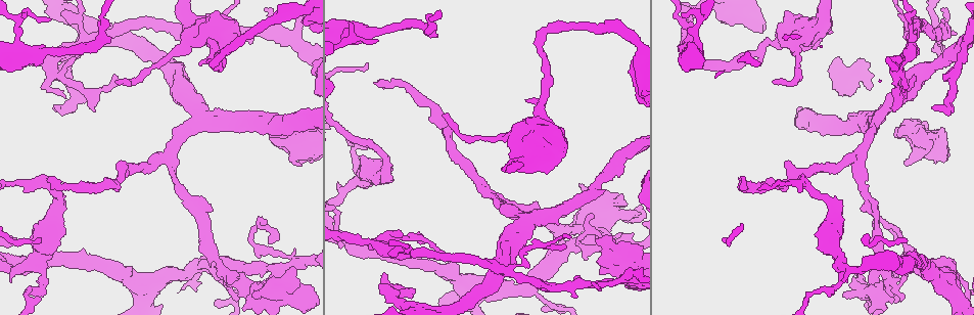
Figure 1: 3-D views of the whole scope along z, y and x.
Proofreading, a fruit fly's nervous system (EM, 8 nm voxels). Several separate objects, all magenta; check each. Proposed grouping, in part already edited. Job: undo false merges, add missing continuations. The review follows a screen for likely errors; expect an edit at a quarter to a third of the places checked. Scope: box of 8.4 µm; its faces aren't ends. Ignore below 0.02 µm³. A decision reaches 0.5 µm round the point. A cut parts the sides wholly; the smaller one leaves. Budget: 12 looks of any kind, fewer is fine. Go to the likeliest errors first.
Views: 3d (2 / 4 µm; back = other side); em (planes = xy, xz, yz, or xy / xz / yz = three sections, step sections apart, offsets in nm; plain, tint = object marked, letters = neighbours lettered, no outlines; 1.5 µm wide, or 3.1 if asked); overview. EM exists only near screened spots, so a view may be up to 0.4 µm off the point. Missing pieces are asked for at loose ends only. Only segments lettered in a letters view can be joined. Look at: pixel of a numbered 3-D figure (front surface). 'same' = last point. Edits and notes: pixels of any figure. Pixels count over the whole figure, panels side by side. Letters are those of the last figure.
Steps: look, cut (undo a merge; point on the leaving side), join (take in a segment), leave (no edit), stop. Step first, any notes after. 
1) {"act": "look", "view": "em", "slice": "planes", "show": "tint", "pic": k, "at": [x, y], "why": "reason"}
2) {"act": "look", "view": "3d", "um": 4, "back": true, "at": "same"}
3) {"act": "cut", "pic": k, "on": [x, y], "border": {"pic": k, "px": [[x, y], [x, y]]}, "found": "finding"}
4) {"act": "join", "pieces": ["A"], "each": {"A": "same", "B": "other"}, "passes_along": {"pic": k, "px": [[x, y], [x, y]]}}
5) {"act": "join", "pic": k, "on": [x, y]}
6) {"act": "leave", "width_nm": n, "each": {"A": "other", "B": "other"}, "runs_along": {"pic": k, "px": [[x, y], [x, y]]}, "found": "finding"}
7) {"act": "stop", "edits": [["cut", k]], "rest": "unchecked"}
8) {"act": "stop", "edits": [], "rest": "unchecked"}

{"act": "look", "view": "em", "slice": "planes", "show": "plain", "pic": 1, "at": [443, 115], "why": "long arm stops here"}

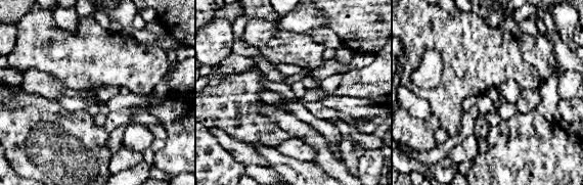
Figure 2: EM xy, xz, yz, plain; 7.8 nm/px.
{"act": "look", "view": "em", "slice": "planes", "show": "tint", "at": "same"}

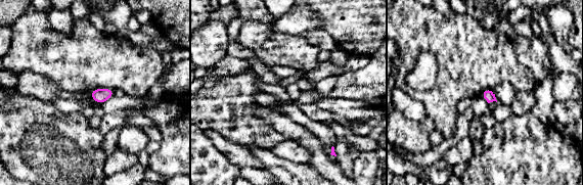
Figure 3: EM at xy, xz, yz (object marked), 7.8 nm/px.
{"act": "look", "view": "em", "slice": "planes", "show": "letters", "at": "same", "why": "what lies round it"}

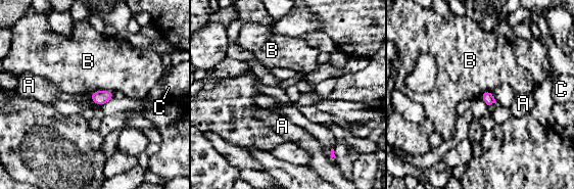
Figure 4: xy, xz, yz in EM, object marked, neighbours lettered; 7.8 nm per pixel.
{"act": "leave", "each": {"A": "other", "B": "other", "C": "other"}, "border": {"pic": 4, "px": [[113, 91], [93, 91], [89, 94]]}, "found": "no lettered segment goes on from it"}

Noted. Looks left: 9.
{"act": "look", "view": "3d", "um": 2, "pic": 1, "at": [27, 291], "why": "abrupt turn"}

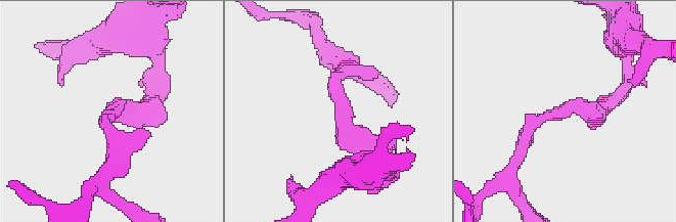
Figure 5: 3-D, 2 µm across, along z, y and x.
{"act": "look", "view": "em", "slice": "yz", "step": 8, "show": "tint", "pic": 5, "at": [545, 115], "why": "need the tissue"}

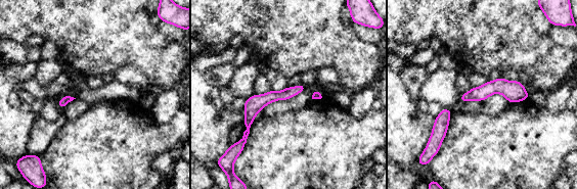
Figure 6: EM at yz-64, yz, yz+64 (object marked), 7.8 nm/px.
{"act": "look", "view": "em", "slice": "planes", "show": "letters", "at": "same"}

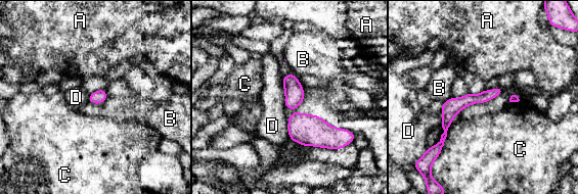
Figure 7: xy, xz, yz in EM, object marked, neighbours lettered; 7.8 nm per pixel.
{"act": "leave", "each": {"A": "other", "B": "other", "C": "other", "D": "other"}, "runs_along": {"pic": 7, "px": [[499, 90], [462, 101], [435, 150]]}, "found": "continuous, no second neuron"}

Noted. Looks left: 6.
{"act": "look", "view": "em", "slice": "xz", "step": 8, "show": "tint", "pic": 1, "at": [538, 39], "why": "abrupt turn"}

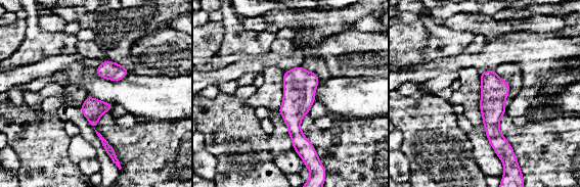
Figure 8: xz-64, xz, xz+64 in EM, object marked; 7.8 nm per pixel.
{"act": "look", "view": "em", "slice": "planes", "show": "letters", "at": "same", "why": "cut it another way"}

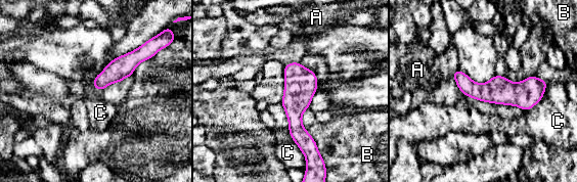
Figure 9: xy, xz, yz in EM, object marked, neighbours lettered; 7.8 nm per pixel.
{"act": "leave", "each": {"A": "other", "B": "other", "C": "other"}, "runs_along": {"pic": 9, "px": [[456, 74], [477, 91], [543, 83]]}, "found": "all the same neuron"}

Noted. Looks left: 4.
{"act": "look", "view": "em", "slice": "planes", "show": "letters", "pic": 1, "at": [295, 269], "why": "free end"}

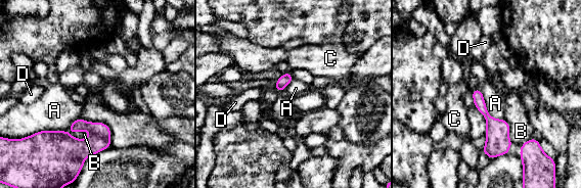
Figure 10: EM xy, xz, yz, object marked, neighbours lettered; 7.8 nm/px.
{"act": "leave", "each": {"A": "other", "B": "other", "C": "other", "D": "other"}, "border": {"pic": 10, "px": [[478, 87], [487, 111], [502, 120]]}, "found": "none of them fits"}

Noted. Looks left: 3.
{"act": "look", "view": "em", "slice": "planes", "show": "plain", "pic": 1, "at": [532, 288], "why": "three arms meet"}

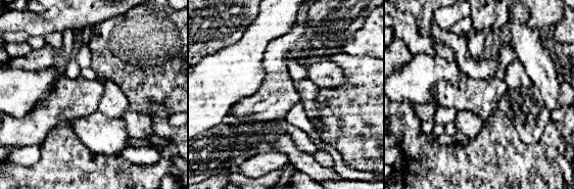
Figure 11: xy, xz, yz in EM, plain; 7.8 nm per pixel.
{"act": "look", "view": "em", "slice": "planes", "show": "letters", "at": "same", "why": "what lies round it"}

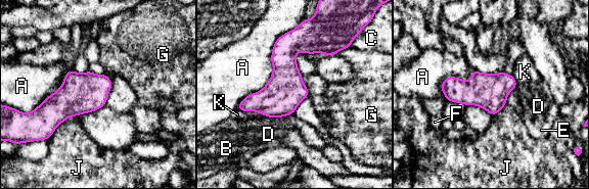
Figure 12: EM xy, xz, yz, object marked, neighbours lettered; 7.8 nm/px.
{"act": "leave", "longest_contact_nm": ["A", 850], "each": {"A": "other", "B": "other", "C": "other", "D": "other", "E": "other", "F": "other", "G": "other", "J": "other", "K": "other"}, "runs_along": {"pic": 12, "px": [[304, 31], [284, 77], [240, 107]]}, "found": "one neuron here"}

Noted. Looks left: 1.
{"act": "stop", "edits": [], "rest": "unchecked"}

